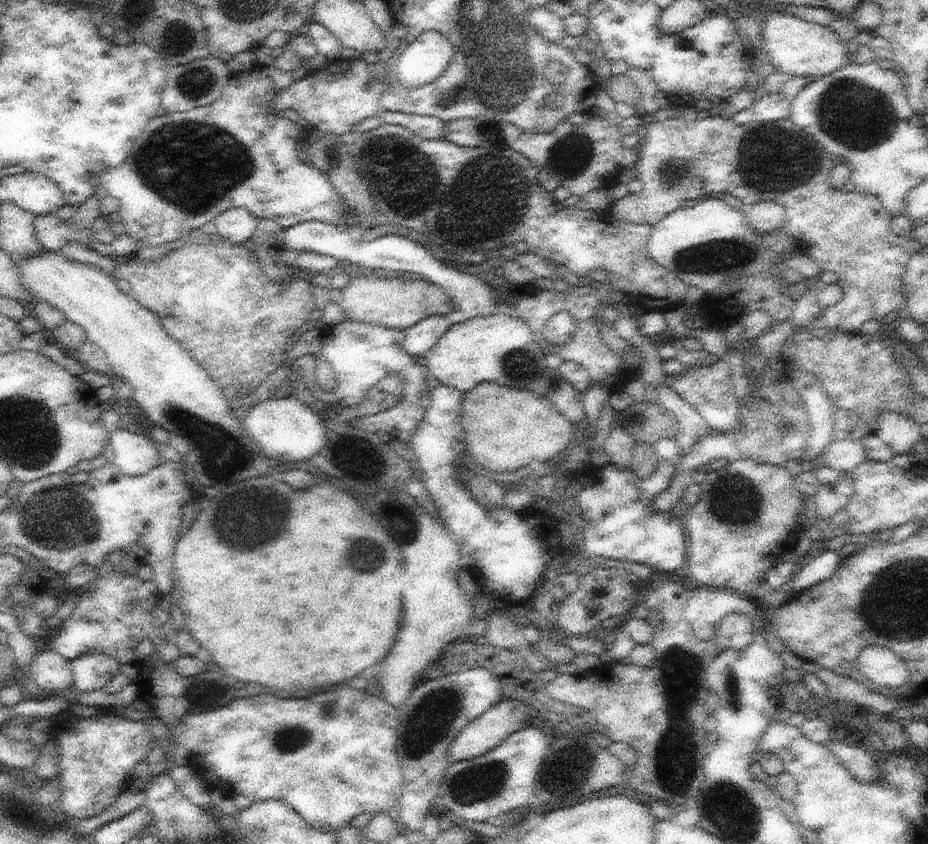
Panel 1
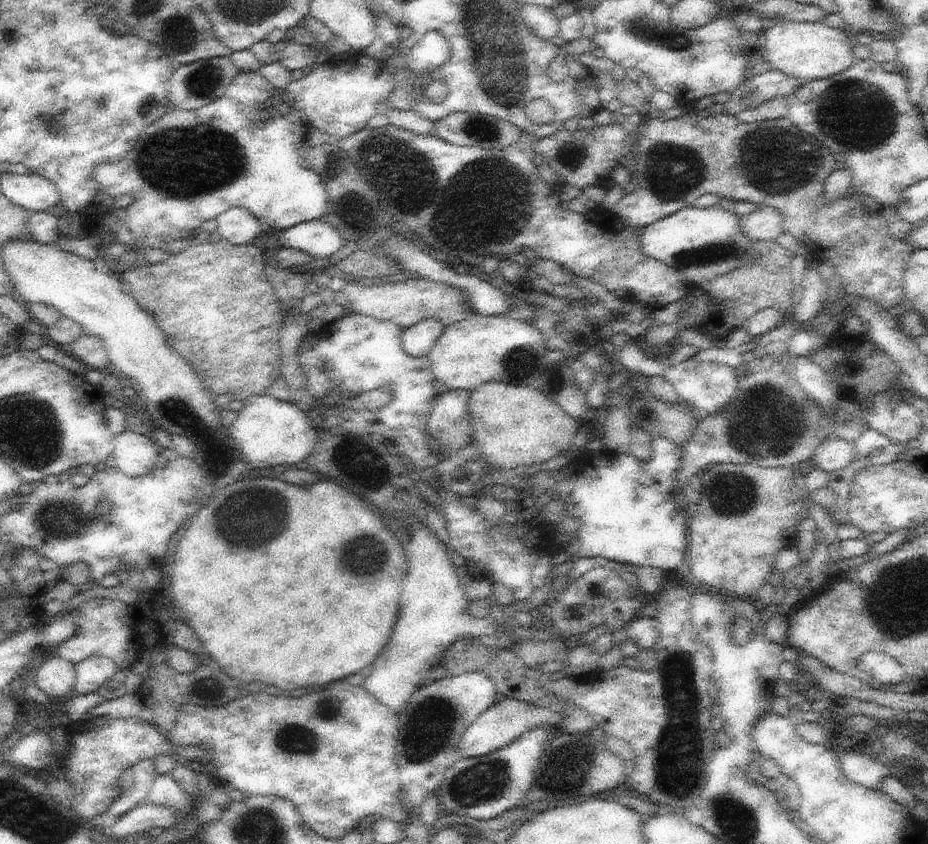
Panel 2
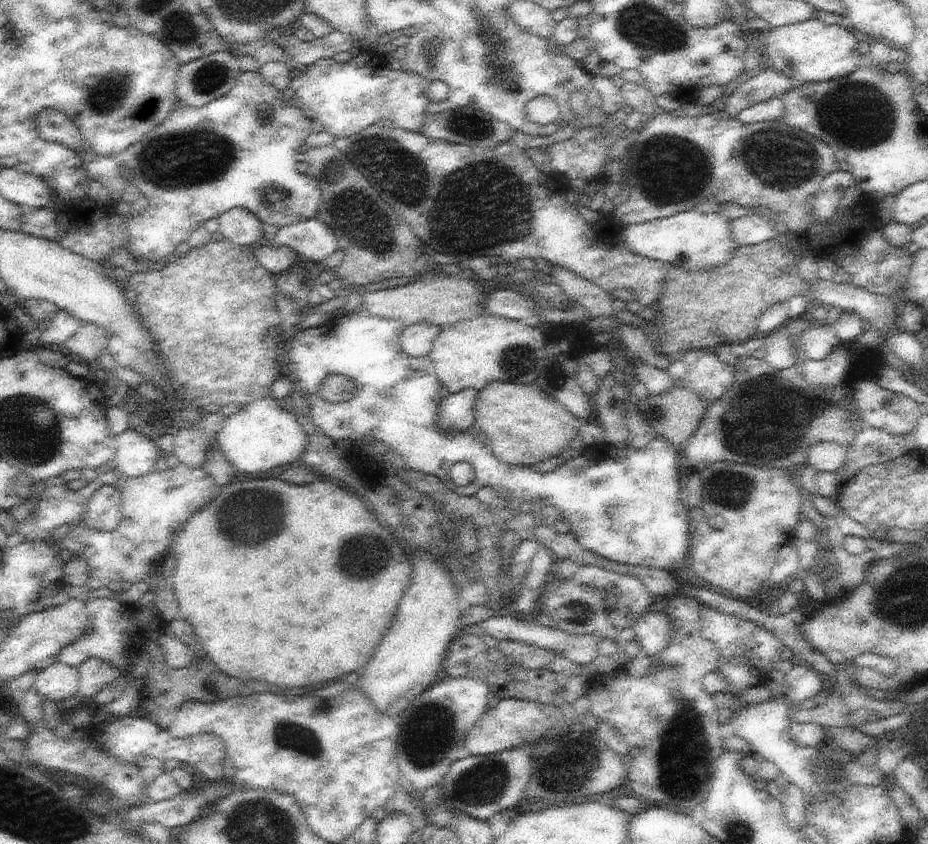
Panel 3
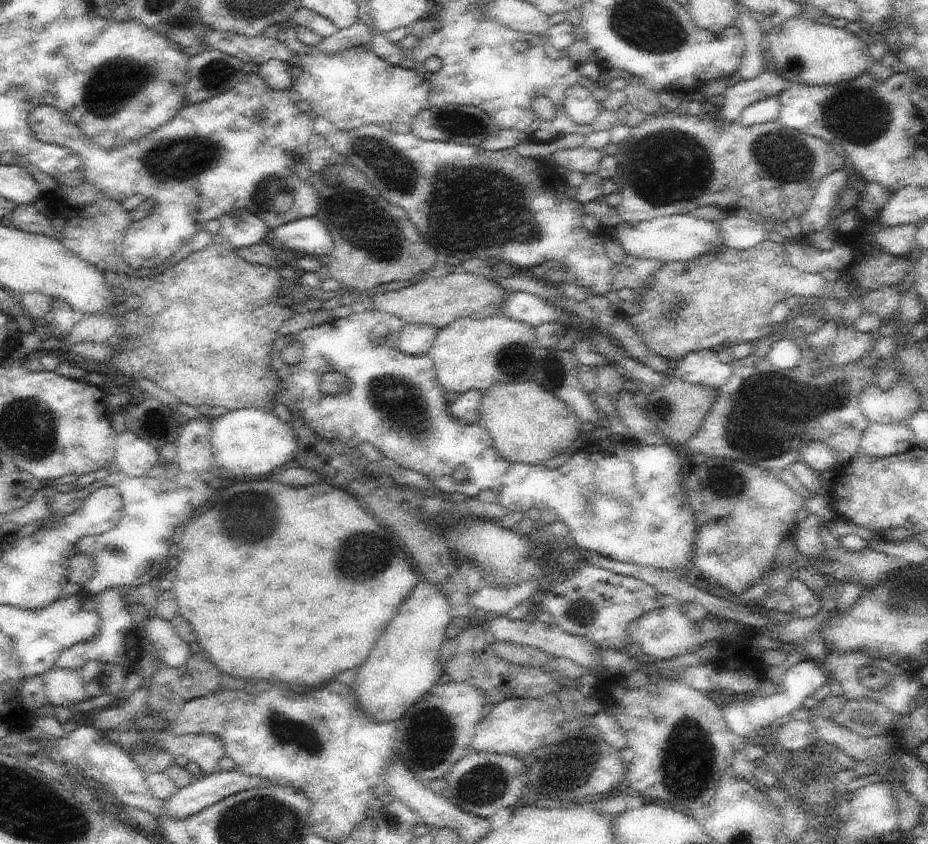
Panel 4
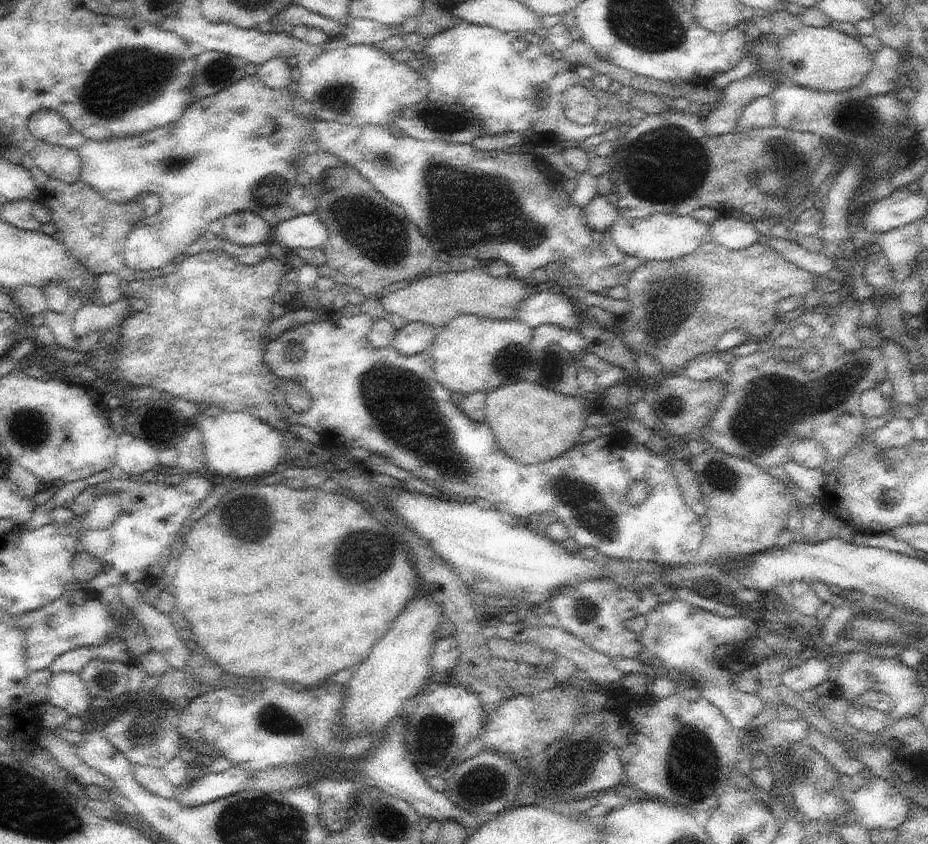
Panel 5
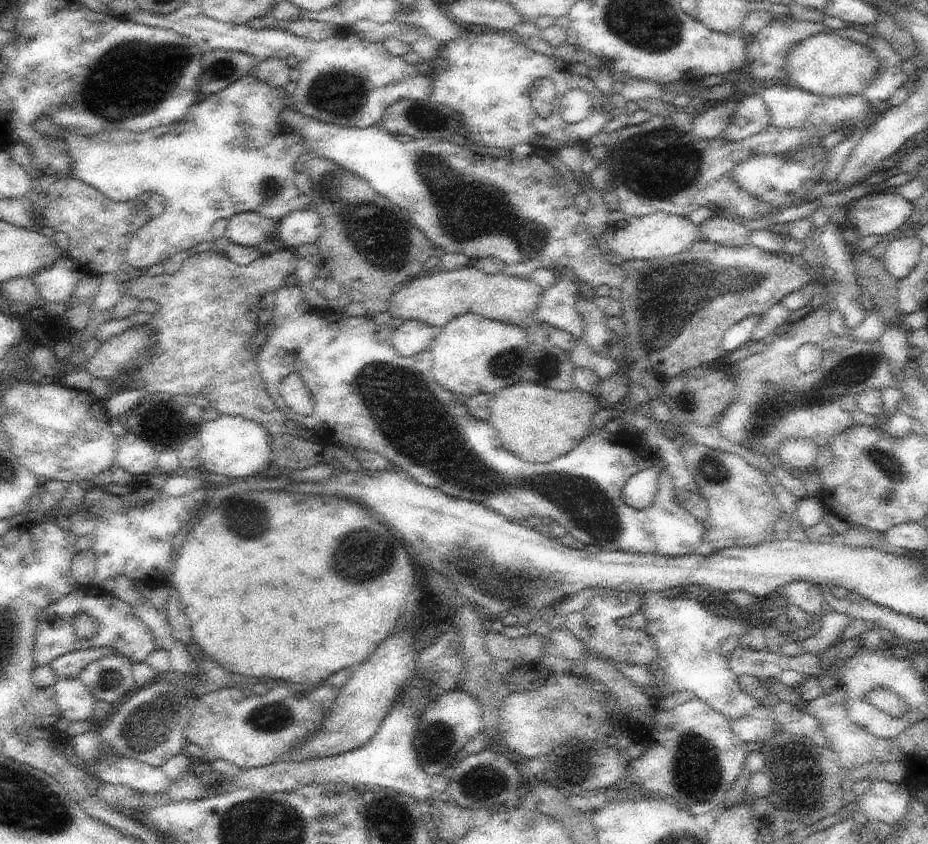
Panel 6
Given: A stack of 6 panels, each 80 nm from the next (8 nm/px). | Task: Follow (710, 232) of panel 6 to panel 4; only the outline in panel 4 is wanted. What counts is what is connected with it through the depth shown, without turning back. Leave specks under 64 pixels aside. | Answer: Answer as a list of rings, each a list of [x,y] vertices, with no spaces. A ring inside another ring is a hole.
[[[729,214],[718,222],[720,238],[724,245],[736,249],[746,250],[766,240],[768,233],[763,223]]]

